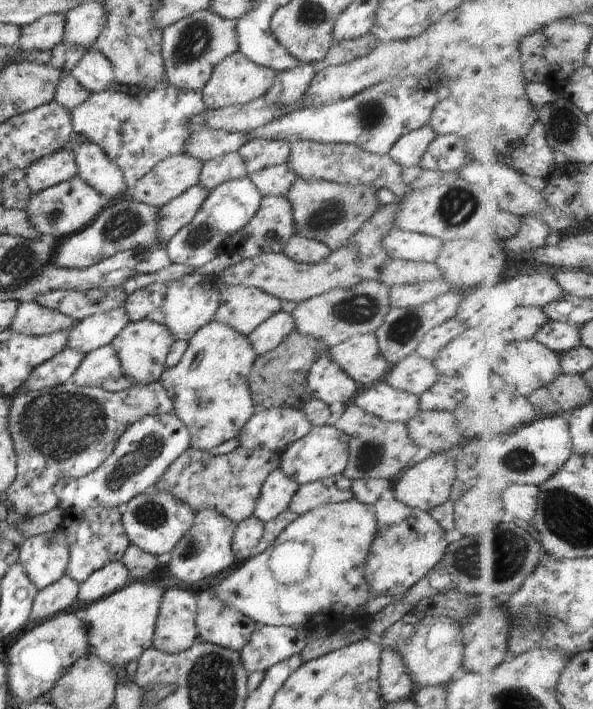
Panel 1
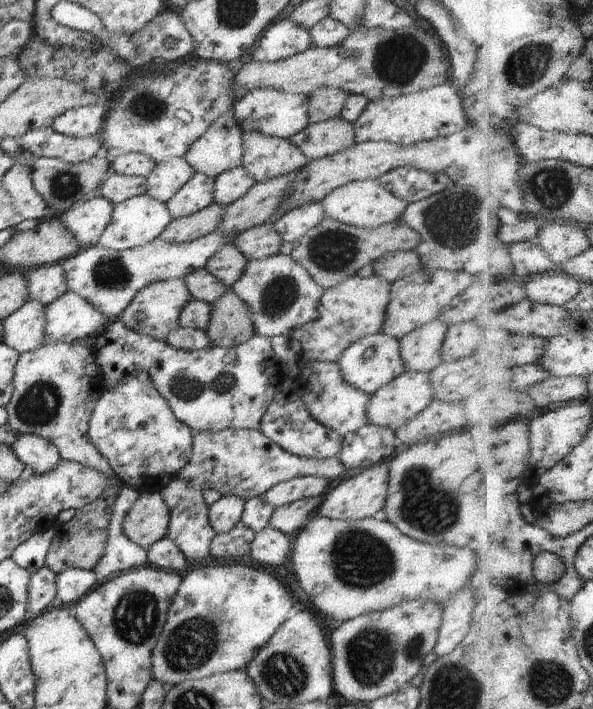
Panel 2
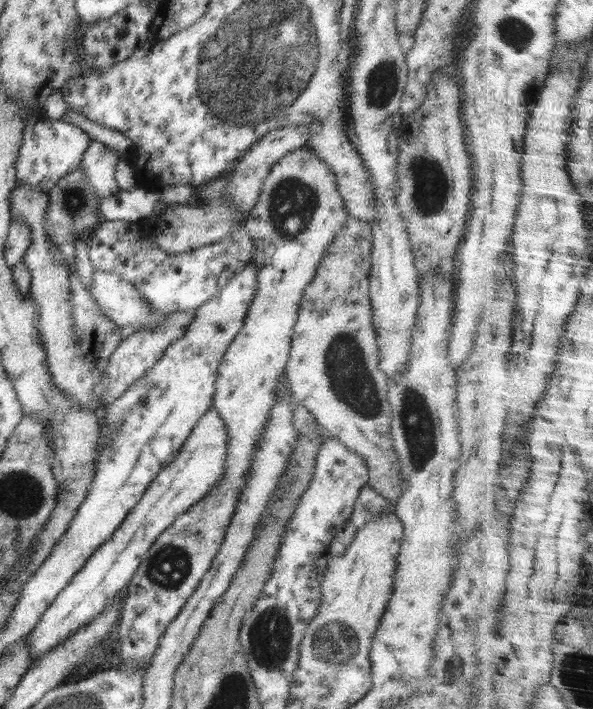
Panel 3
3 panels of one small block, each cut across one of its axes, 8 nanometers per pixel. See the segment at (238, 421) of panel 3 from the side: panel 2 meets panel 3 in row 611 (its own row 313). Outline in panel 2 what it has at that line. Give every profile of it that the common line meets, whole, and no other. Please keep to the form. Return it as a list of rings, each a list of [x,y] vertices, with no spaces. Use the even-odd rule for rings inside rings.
[[[184,279],[154,282],[140,289],[140,292],[134,296],[132,302],[128,304],[128,308],[125,308],[119,316],[119,319],[126,328],[164,342],[168,338],[168,334],[179,327],[178,316],[190,300],[193,300],[192,294],[188,292]]]

